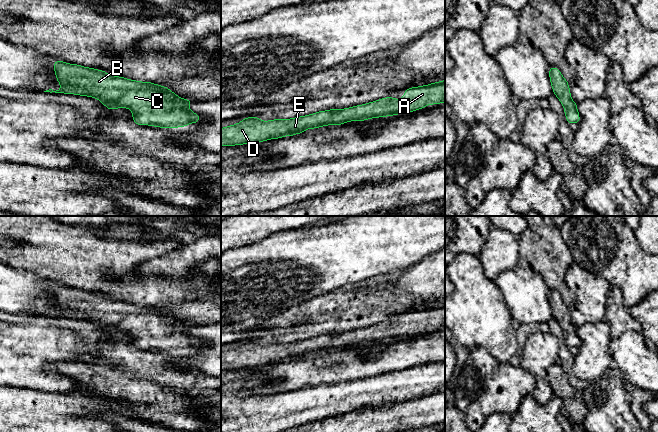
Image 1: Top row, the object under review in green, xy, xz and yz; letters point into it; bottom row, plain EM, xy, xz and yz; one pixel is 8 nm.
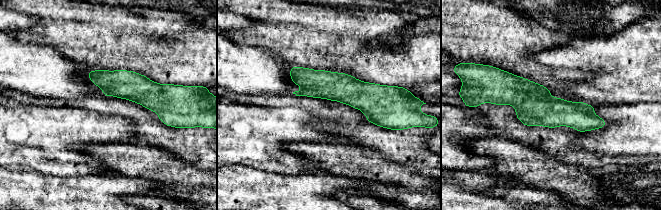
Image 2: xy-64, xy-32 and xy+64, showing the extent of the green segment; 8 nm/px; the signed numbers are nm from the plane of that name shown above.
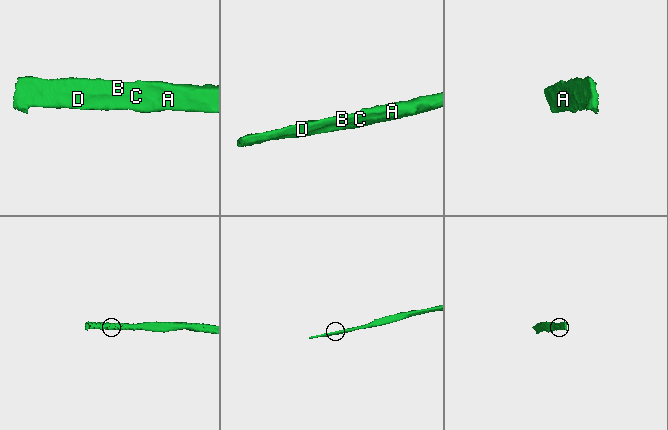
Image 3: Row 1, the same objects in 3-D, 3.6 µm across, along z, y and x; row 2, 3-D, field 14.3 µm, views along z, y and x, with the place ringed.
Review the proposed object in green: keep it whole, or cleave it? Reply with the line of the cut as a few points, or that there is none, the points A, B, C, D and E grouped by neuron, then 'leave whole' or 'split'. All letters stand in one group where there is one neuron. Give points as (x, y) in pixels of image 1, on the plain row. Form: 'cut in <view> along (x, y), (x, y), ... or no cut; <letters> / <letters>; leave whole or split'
no cut; A B C D E; leave whole

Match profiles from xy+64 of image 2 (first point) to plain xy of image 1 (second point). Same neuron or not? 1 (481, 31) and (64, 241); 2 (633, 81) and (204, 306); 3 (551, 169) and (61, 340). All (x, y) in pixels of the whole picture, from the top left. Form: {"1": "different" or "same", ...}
{"1": "same", "2": "same", "3": "different"}

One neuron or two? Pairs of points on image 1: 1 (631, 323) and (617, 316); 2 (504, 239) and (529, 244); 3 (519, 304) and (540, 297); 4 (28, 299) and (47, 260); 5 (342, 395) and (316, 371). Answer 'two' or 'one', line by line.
1: one
2: two
3: one
4: two
5: two

